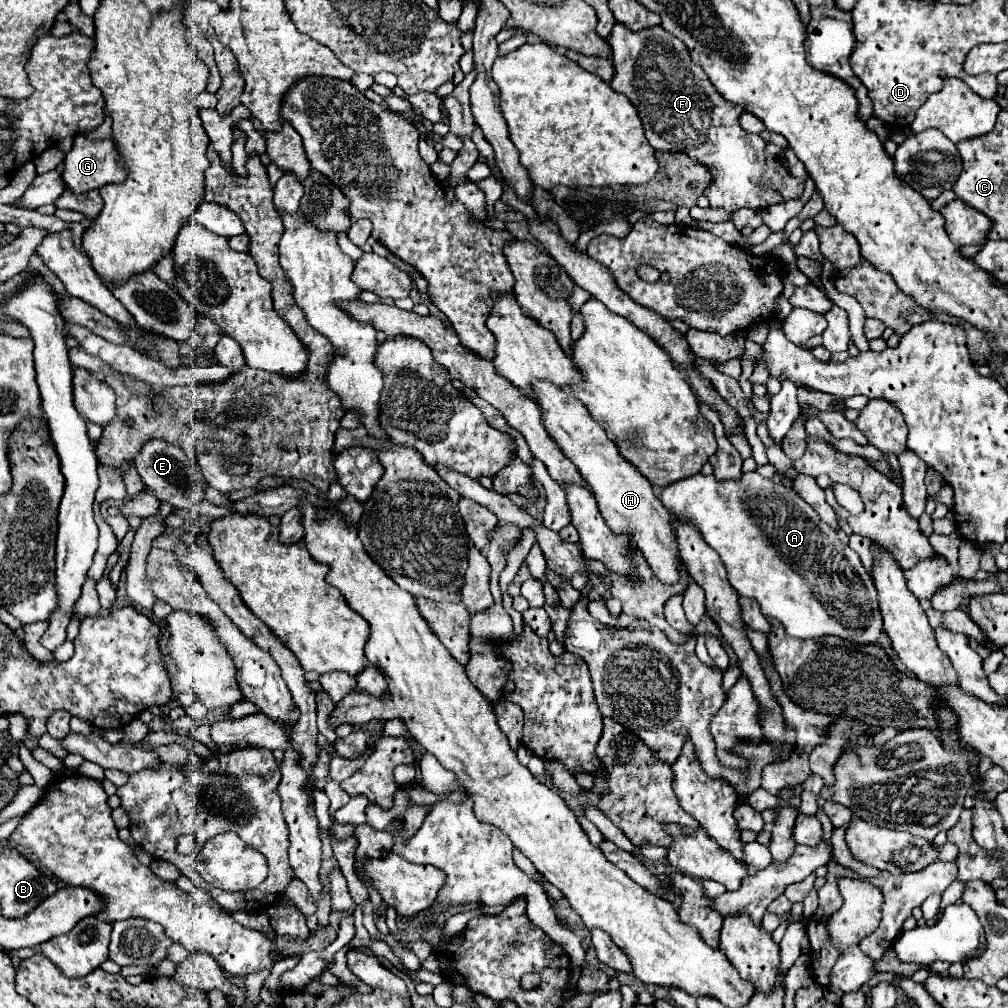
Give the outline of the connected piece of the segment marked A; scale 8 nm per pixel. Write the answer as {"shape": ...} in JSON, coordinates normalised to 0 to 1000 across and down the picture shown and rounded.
{"shape":[[[741,468],[733,476],[711,476],[711,474],[707,474],[707,470],[705,472],[691,470],[691,472],[686,472],[686,474],[680,474],[680,476],[672,476],[672,480],[660,482],[656,486],[656,498],[668,512],[672,512],[672,516],[688,518],[688,522],[695,528],[697,536],[715,552],[715,556],[717,556],[717,560],[721,563],[723,577],[731,585],[731,589],[741,591],[741,593],[749,593],[753,597],[753,601],[755,601],[755,607],[761,613],[773,615],[779,621],[783,631],[789,631],[789,633],[813,633],[813,631],[818,631],[818,629],[828,629],[828,631],[834,631],[834,633],[840,633],[840,635],[852,637],[852,639],[864,639],[864,637],[872,635],[876,617],[874,617],[872,599],[870,599],[870,583],[866,579],[866,573],[856,563],[852,550],[848,546],[844,546],[840,540],[836,540],[830,534],[830,528],[822,520],[818,520],[811,512],[811,508],[787,484],[777,482],[773,474],[757,474],[753,468]]]}

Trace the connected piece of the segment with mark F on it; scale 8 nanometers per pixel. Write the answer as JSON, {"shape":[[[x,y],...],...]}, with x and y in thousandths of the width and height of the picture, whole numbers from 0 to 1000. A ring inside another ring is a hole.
{"shape":[[[610,22],[602,42],[608,48],[610,63],[606,87],[628,101],[638,119],[640,135],[650,149],[680,151],[707,171],[707,183],[699,188],[705,204],[719,206],[721,210],[733,206],[757,208],[797,192],[797,179],[787,177],[777,163],[761,155],[761,141],[755,135],[735,127],[733,113],[737,107],[721,101],[703,83],[701,73],[686,60],[674,38],[660,32],[658,26],[626,32],[616,22]]]}

